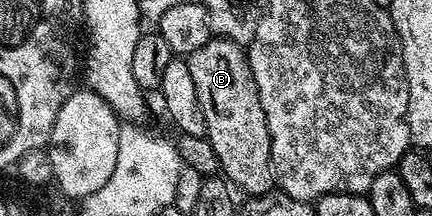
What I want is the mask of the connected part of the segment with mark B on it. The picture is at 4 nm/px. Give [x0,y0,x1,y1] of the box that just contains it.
[187,35,275,197]

